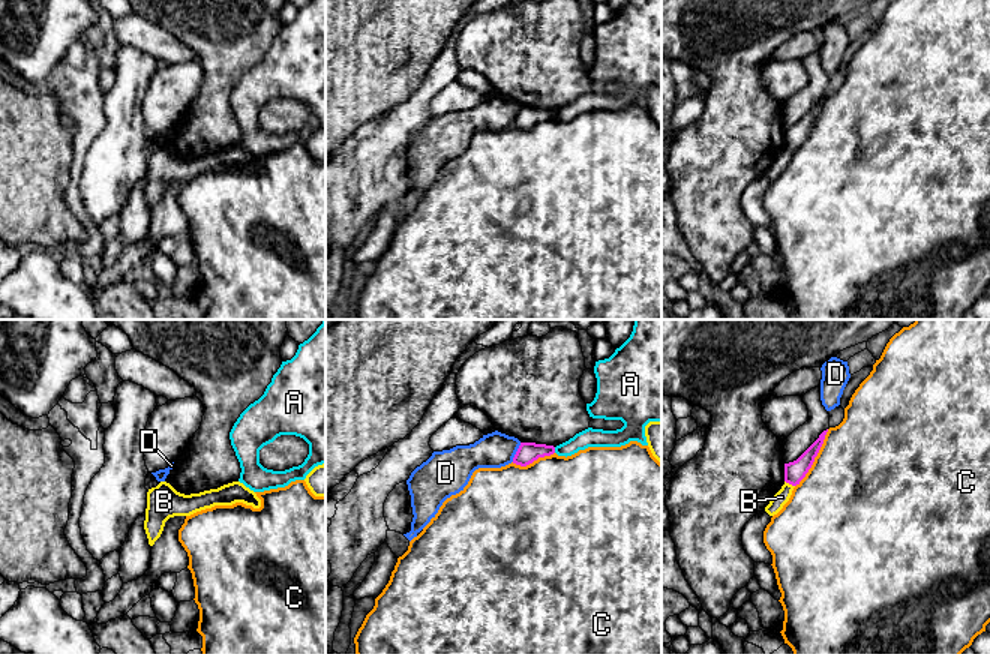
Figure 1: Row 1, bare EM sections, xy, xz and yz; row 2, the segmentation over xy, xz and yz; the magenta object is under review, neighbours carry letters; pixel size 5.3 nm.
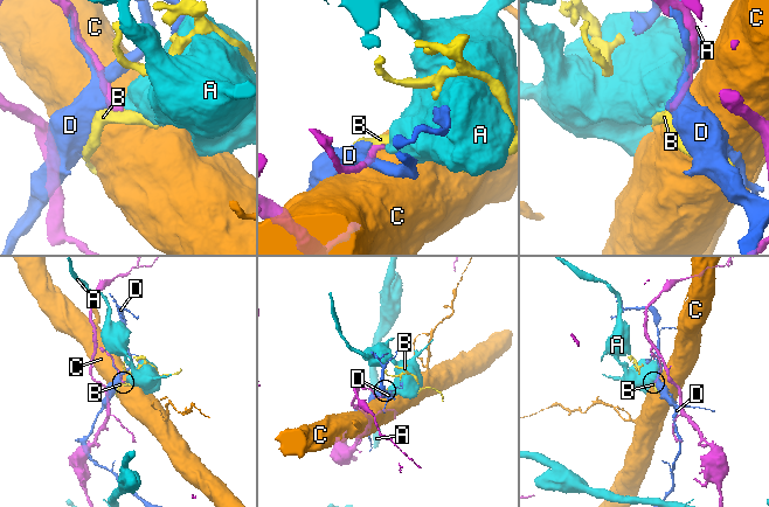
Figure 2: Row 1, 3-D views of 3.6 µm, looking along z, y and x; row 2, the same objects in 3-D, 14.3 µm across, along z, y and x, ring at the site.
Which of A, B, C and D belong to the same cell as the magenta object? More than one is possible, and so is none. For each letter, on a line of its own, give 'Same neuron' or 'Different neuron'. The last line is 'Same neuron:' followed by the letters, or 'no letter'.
A: Different neuron
B: Different neuron
C: Different neuron
D: Different neuron
Same neuron: no letter

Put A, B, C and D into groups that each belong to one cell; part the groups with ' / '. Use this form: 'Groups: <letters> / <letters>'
Groups: A / B / C / D

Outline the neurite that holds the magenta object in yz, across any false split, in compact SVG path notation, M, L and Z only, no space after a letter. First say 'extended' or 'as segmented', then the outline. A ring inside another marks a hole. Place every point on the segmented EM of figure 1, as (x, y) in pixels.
as segmented | M828 429L796 460L784 464L786 483L796 486L806 477L824 444L826 432Z

